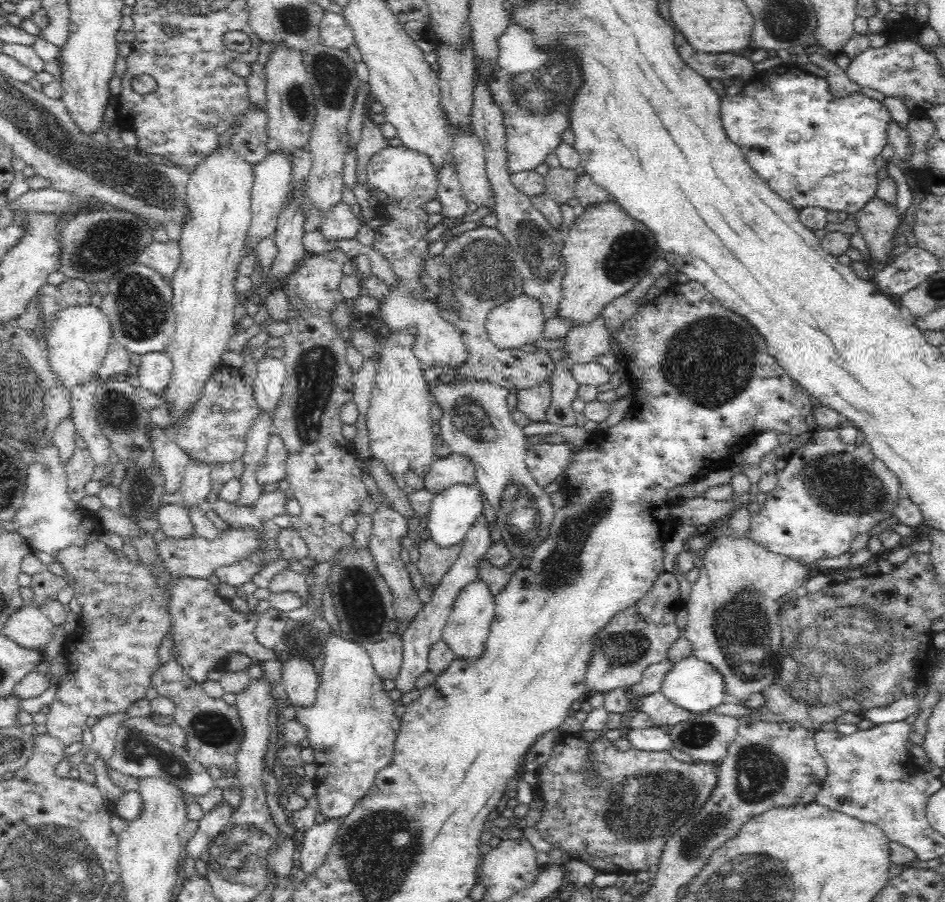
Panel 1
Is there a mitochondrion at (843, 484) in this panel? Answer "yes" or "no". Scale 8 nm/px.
yes

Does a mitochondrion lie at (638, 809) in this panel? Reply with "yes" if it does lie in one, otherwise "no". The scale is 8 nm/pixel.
yes

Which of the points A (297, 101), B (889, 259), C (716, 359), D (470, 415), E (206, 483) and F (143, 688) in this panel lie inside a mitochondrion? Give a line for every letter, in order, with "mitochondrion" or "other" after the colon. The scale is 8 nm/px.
A: mitochondrion
B: other
C: mitochondrion
D: mitochondrion
E: other
F: other

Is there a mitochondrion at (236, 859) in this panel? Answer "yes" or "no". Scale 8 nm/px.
yes

